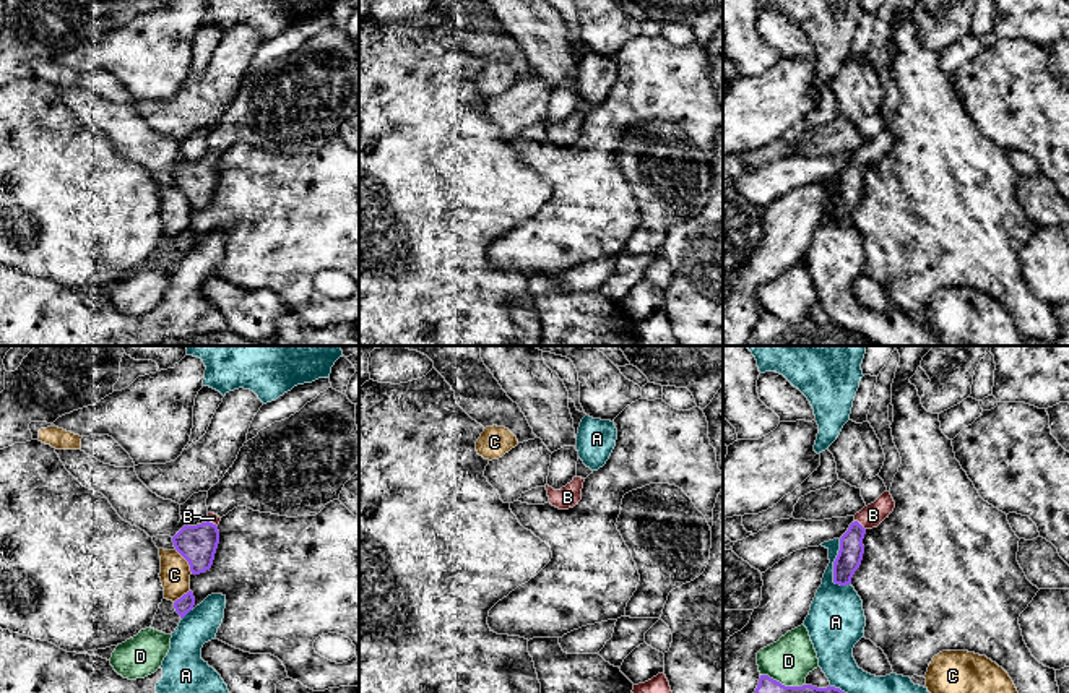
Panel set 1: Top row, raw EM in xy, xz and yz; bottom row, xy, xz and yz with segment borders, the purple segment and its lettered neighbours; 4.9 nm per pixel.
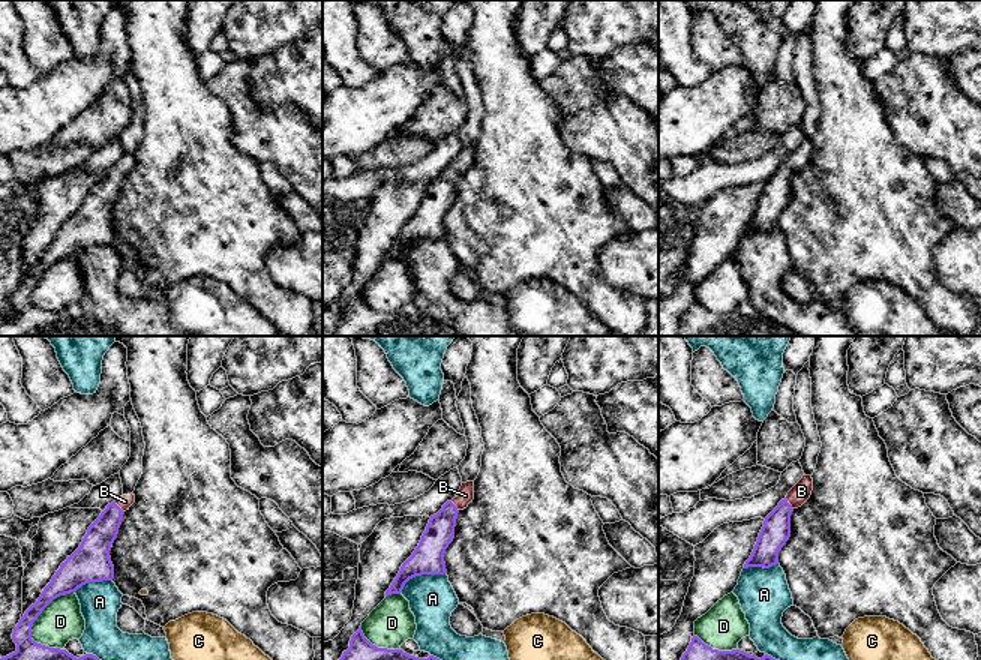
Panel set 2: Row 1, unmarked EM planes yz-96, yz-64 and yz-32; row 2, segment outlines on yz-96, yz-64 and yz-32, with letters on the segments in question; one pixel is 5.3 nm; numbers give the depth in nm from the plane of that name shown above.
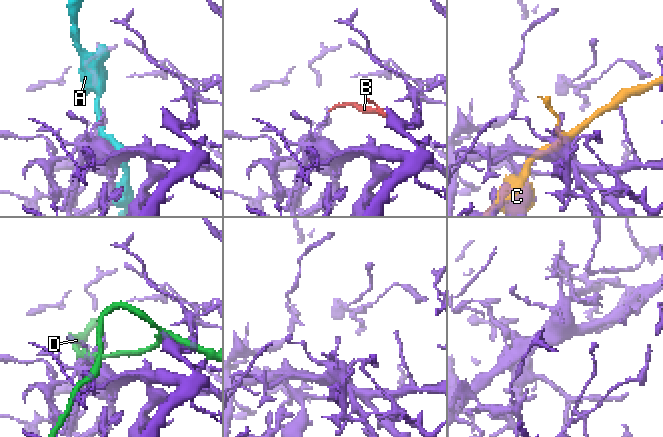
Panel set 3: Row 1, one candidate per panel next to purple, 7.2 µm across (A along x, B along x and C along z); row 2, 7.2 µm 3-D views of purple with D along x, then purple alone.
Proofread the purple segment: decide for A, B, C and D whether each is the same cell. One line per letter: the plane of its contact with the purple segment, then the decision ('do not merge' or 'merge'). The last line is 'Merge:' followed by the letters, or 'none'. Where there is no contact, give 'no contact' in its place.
A: yz | do not merge
B: yz | merge
C: xy | do not merge
D: yz | do not merge
Merge: B

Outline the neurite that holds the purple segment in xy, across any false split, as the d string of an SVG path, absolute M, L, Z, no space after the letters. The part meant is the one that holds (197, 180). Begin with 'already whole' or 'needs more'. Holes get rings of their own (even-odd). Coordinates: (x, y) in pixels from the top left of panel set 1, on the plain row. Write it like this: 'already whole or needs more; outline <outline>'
needs more; outline M208 149L208 157L197 162L184 162L174 174L175 187L188 198L192 211L211 204L219 180L218 161L221 154Z

